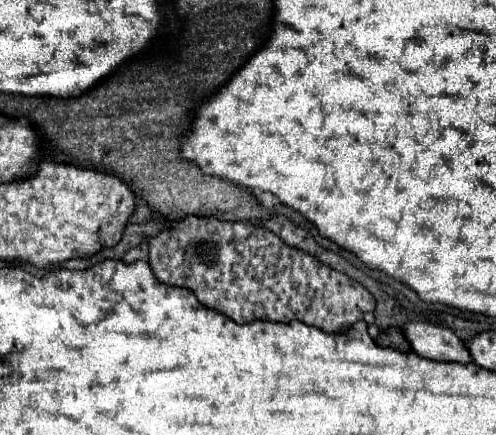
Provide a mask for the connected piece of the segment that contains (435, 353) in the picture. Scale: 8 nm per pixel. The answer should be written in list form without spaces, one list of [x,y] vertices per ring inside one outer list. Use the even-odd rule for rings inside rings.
[[[410,322],[404,326],[404,332],[414,352],[420,354],[422,358],[436,362],[458,362],[458,364],[472,362],[466,344],[448,328],[424,322]]]

